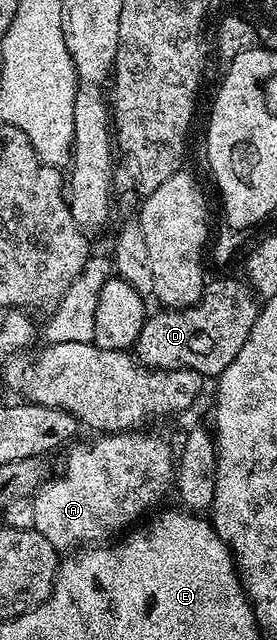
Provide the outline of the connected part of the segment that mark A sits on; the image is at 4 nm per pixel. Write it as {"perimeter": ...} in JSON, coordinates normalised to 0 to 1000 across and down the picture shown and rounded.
{"perimeter":[[[513,672],[354,678],[336,684],[343,688],[329,694],[271,692],[235,708],[238,727],[227,728],[224,739],[199,750],[170,748],[116,777],[123,830],[173,841],[173,847],[188,847],[188,853],[213,859],[354,853],[401,841],[437,839],[458,827],[509,814],[498,811],[538,794],[567,795],[567,788],[596,778],[599,767],[617,767],[632,755],[635,719],[625,711],[614,714],[614,700],[592,689],[567,688],[556,681],[523,681]]]}

